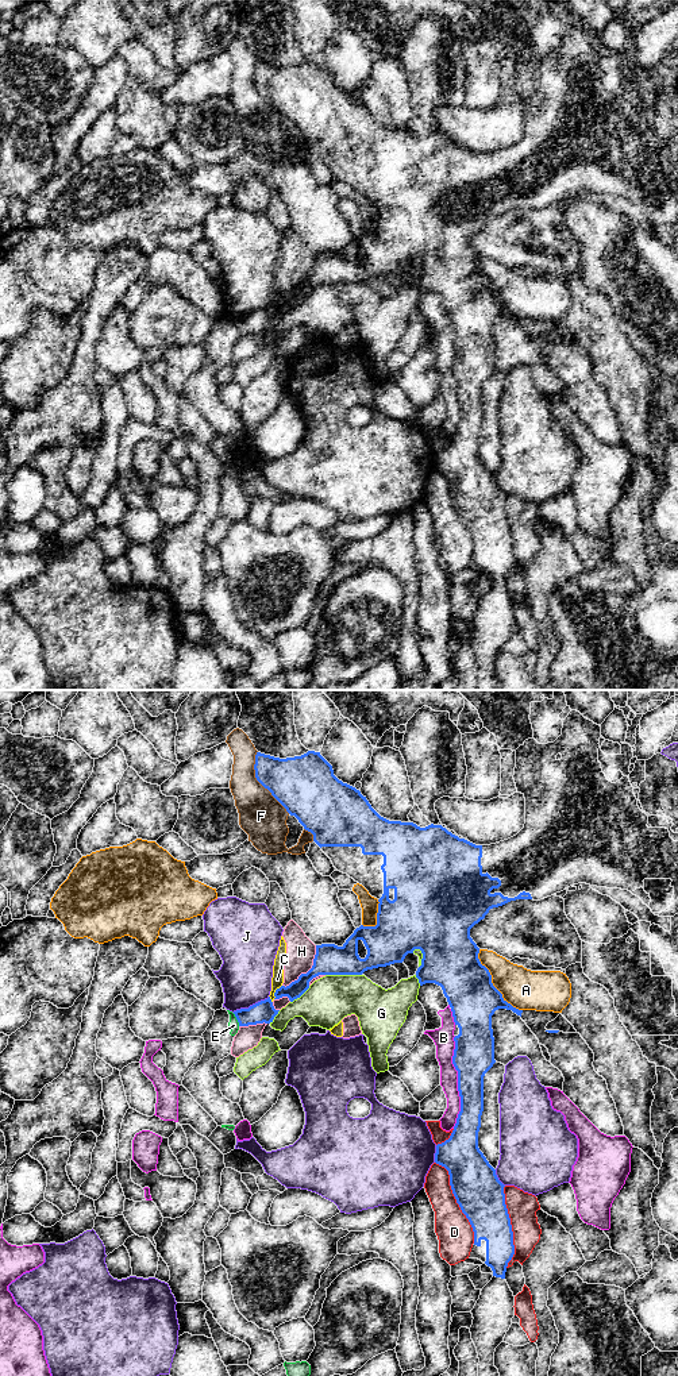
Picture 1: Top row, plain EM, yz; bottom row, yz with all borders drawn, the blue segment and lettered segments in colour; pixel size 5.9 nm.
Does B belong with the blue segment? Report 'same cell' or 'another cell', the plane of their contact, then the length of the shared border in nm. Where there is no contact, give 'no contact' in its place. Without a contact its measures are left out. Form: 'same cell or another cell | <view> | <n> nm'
another cell | yz | 550 nm

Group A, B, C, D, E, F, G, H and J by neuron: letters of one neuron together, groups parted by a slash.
A D / B F / C H / E / G / J

